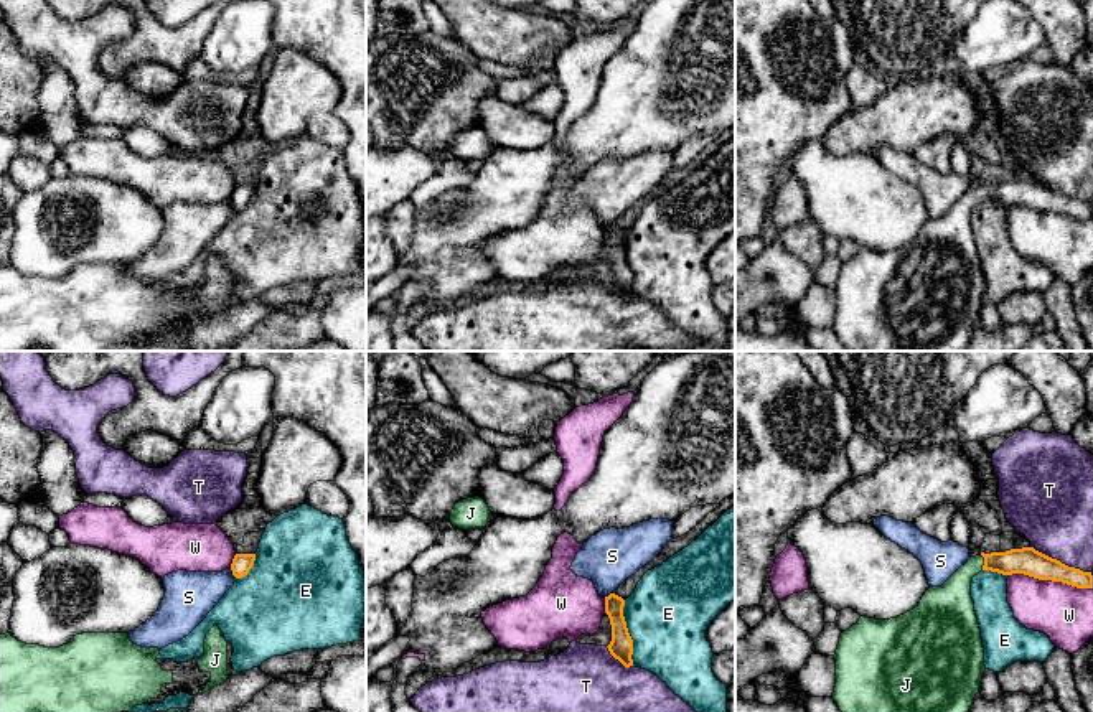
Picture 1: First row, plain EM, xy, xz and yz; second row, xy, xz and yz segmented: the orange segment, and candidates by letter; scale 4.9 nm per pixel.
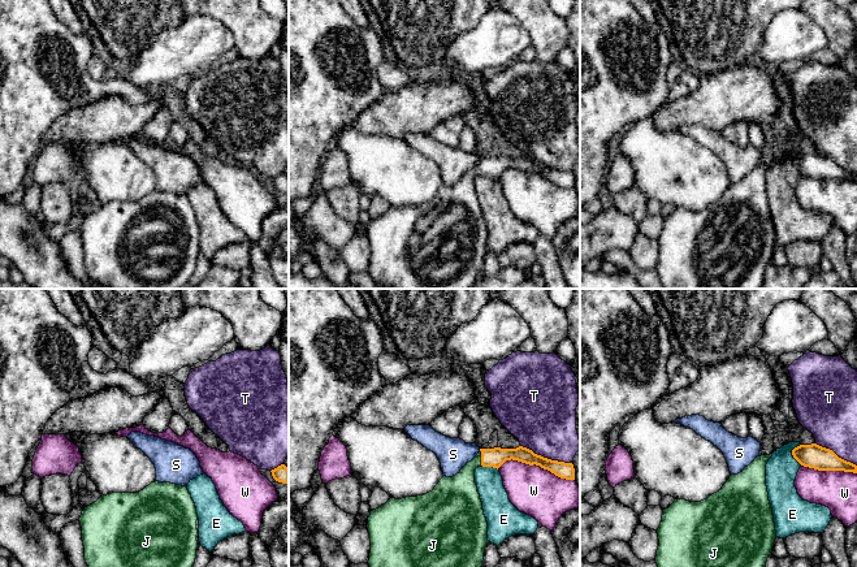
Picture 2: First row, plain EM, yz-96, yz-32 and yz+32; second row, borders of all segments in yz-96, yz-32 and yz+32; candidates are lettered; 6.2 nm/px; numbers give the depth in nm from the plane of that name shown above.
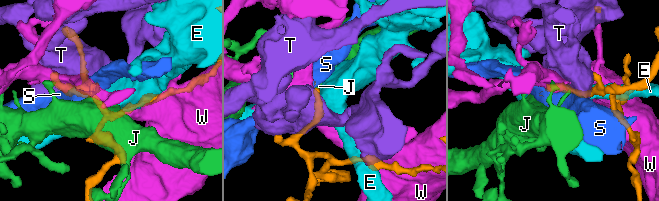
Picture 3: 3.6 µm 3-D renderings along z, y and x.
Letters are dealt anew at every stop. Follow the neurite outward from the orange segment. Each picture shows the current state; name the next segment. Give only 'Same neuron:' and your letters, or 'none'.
Same neuron: J

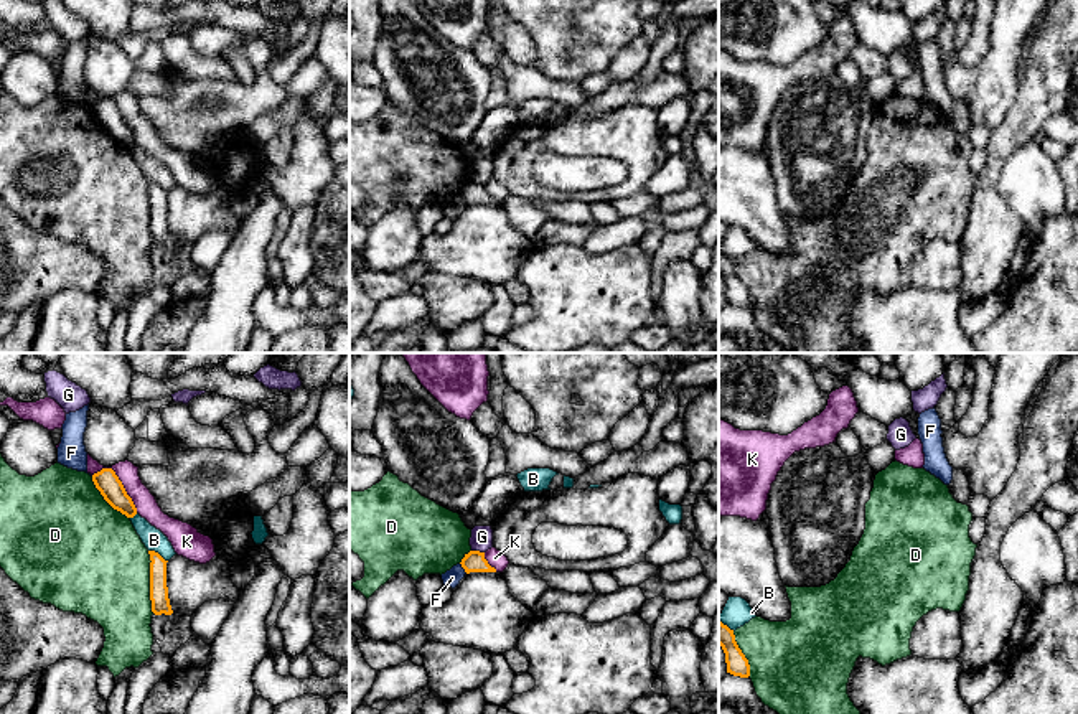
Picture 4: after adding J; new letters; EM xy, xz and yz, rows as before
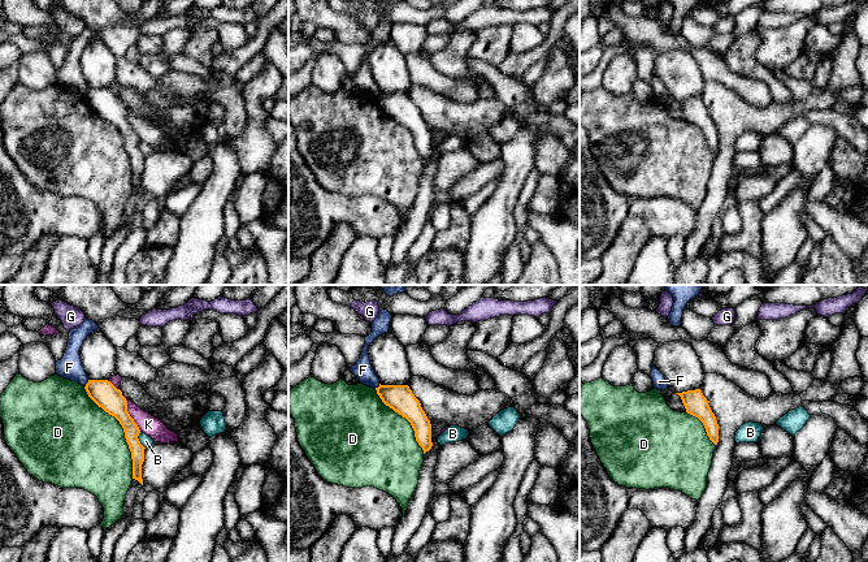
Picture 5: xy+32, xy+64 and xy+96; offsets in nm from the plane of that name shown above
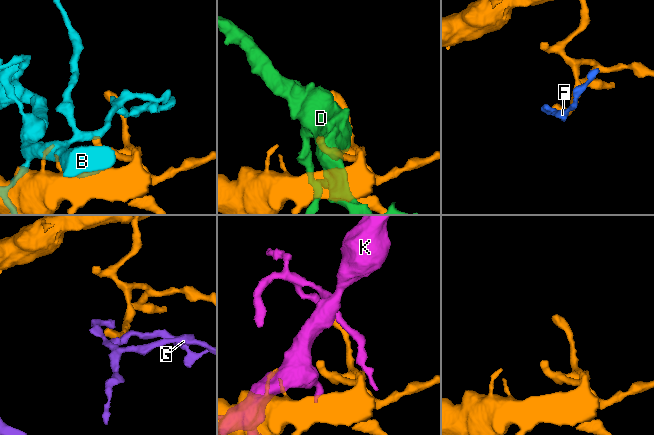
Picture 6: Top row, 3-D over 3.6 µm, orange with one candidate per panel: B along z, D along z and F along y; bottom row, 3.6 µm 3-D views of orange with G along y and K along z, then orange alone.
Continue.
Same neuron: none

